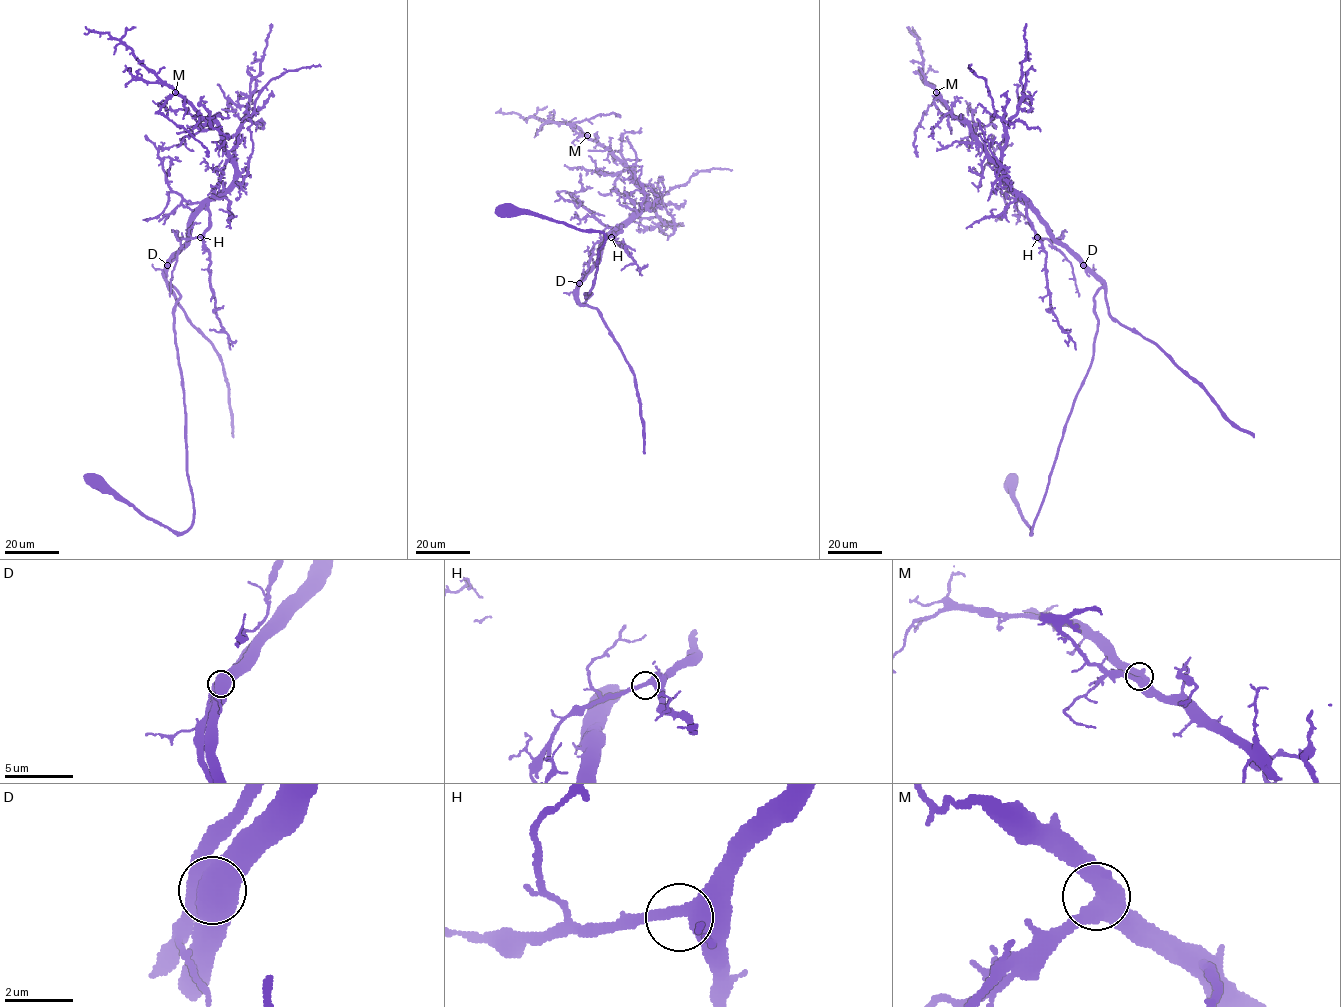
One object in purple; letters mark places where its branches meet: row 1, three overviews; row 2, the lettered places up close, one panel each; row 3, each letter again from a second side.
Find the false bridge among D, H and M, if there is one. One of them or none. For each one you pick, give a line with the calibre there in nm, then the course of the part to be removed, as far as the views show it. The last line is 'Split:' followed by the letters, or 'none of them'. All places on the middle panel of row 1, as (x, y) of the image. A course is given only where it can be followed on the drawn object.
Split: none of them

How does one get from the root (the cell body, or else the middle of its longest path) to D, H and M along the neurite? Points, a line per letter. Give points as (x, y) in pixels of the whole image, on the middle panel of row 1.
D: (511, 210), (527, 211), (604, 234), (595, 280), (585, 297), (591, 294), (581, 304), (578, 282)
H: (511, 210), (604, 234), (585, 297), (591, 294), (581, 304), (579, 282), (611, 237)
M: (511, 210), (604, 234), (583, 303), (579, 282), (599, 248), (646, 204), (635, 174), (587, 135)

